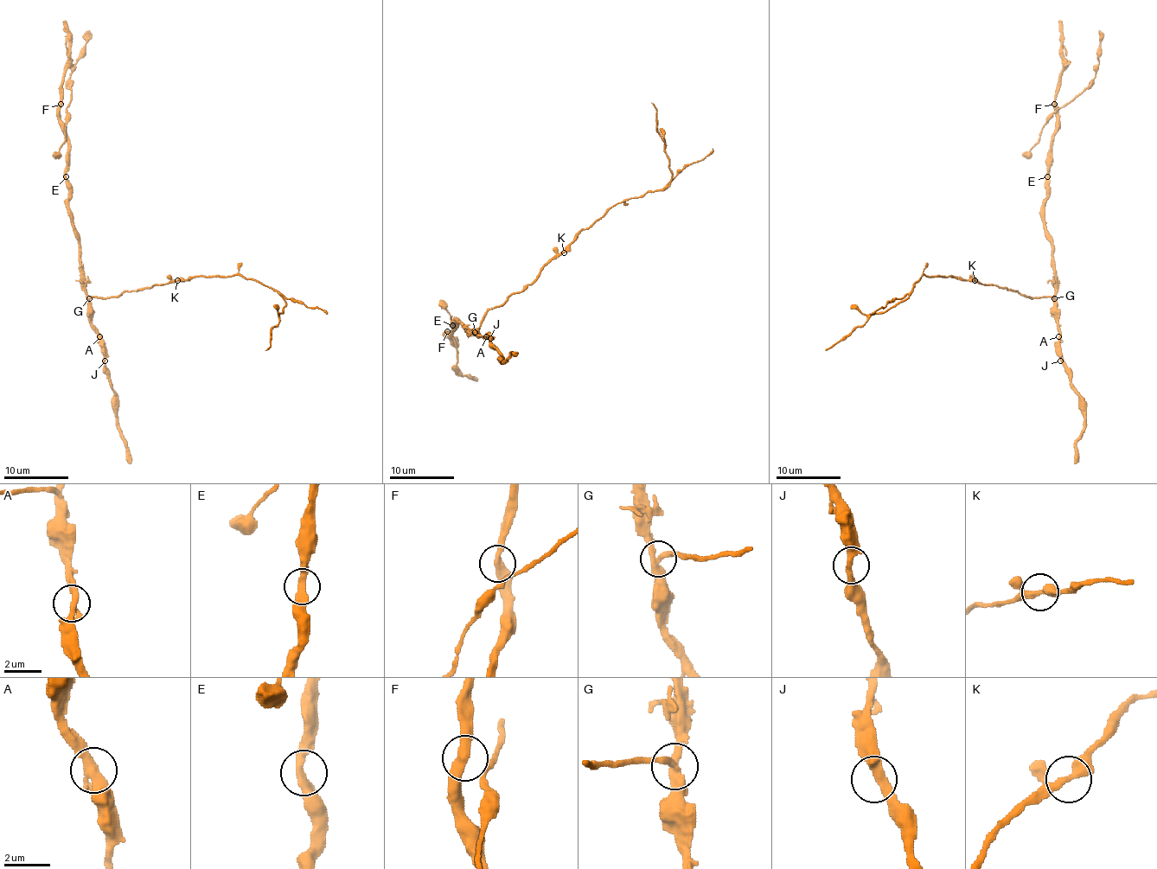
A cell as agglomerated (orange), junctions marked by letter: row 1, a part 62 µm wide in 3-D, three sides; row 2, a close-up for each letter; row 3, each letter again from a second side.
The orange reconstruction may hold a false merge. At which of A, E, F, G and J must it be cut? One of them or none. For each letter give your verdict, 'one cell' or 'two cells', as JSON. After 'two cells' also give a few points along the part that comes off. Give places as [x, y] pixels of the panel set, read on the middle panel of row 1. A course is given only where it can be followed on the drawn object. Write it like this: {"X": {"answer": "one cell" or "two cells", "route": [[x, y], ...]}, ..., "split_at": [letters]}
{"A": {"answer": "one cell"}, "E": {"answer": "one cell"}, "F": {"answer": "one cell"}, "G": {"answer": "two cells", "route": [[475, 331], [490, 309], [521, 292], [583, 229], [620, 202], [661, 191], [672, 180], [650, 102]]}, "J": {"answer": "one cell"}, "split_at": ["G"]}

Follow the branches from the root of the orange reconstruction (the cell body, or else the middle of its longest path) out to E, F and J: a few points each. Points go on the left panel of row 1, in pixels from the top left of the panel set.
E: (105, 297), (90, 297), (86, 290), (86, 277), (80, 262), (80, 238), (69, 207), (69, 182), (66, 176)
F: (105, 297), (90, 297), (86, 290), (80, 238), (69, 207), (67, 141), (60, 118), (60, 104)
J: (105, 297), (93, 297), (90, 299), (90, 322), (99, 340), (105, 361)

